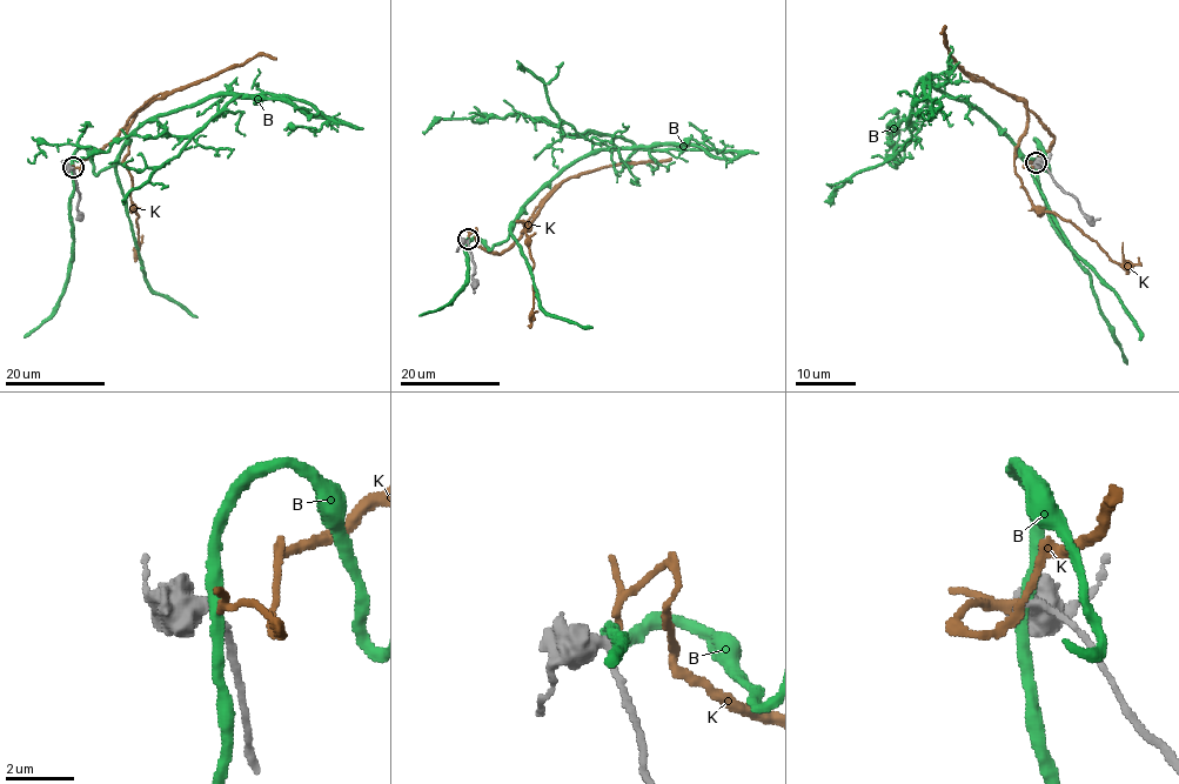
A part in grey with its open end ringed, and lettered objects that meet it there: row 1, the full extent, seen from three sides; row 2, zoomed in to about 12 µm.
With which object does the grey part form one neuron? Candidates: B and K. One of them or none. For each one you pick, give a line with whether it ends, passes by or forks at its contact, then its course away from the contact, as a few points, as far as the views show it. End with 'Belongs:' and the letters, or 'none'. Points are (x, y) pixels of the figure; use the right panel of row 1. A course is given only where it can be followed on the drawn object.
K: it passes by; it runs (1037, 162), (1026, 167), (1054, 136), (1029, 111), (1015, 158), (1029, 200), (1071, 220), (1112, 261), (1138, 258)
Belongs: K

